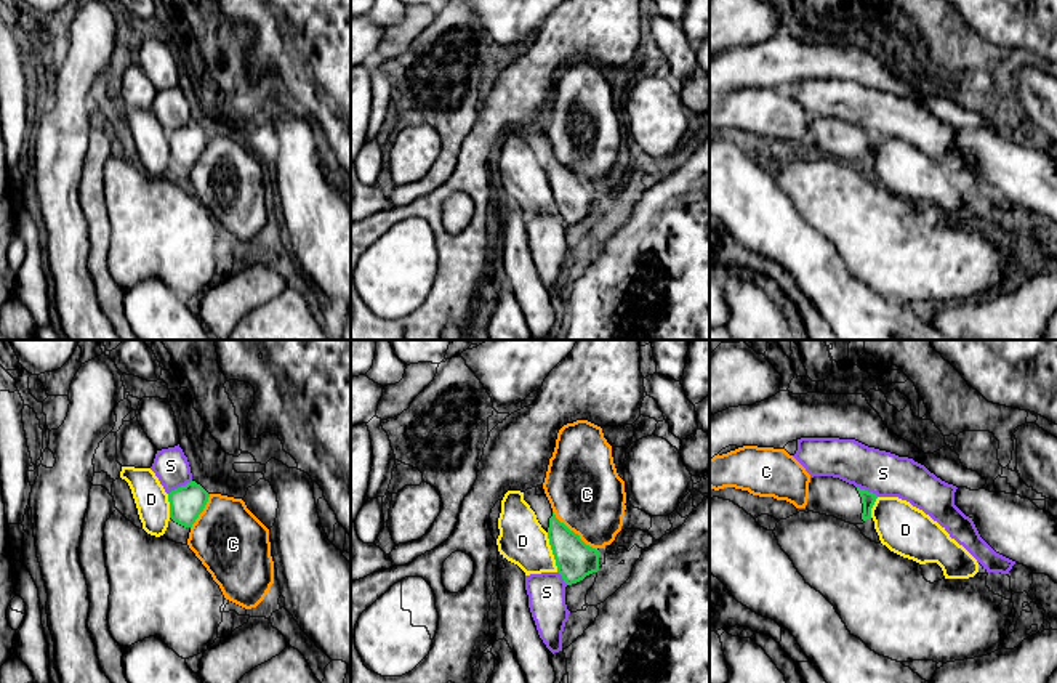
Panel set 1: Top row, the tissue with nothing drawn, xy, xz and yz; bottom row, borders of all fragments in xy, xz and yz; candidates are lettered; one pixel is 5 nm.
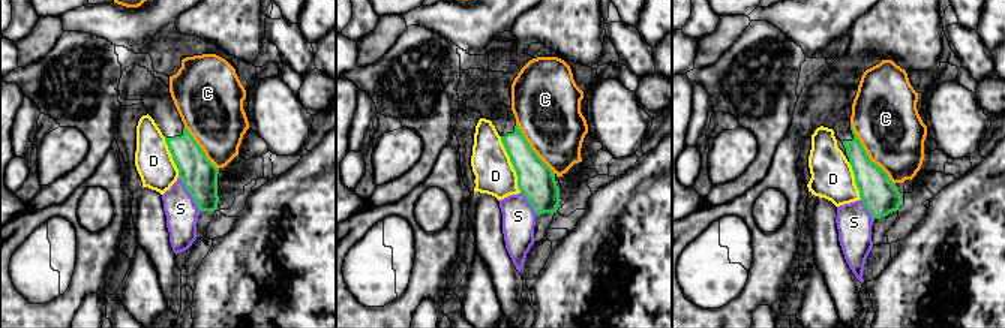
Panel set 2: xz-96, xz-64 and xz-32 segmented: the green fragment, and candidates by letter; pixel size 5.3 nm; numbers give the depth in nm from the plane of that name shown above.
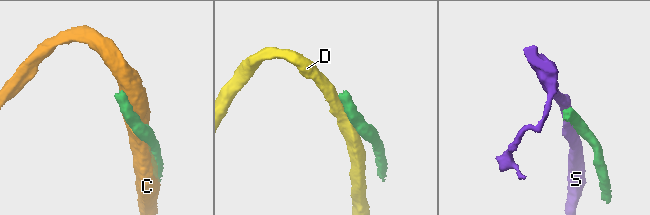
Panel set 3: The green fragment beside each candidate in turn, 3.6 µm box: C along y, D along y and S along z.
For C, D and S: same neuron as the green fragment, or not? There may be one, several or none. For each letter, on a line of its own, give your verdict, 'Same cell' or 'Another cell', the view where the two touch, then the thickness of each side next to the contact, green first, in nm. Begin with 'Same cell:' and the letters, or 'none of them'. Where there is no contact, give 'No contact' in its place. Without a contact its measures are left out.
Same cell: none of them
C: Another cell. Touches green in xz. Thickness 200 nm (green) against 380 nm
D: Another cell. Touches green in xz. Thickness 200 nm (green) against 240 nm
S: Another cell. Touches green in xy. Thickness 170 nm (green) against 180 nm

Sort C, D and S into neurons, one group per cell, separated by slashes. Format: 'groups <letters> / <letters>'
groups C / D / S

